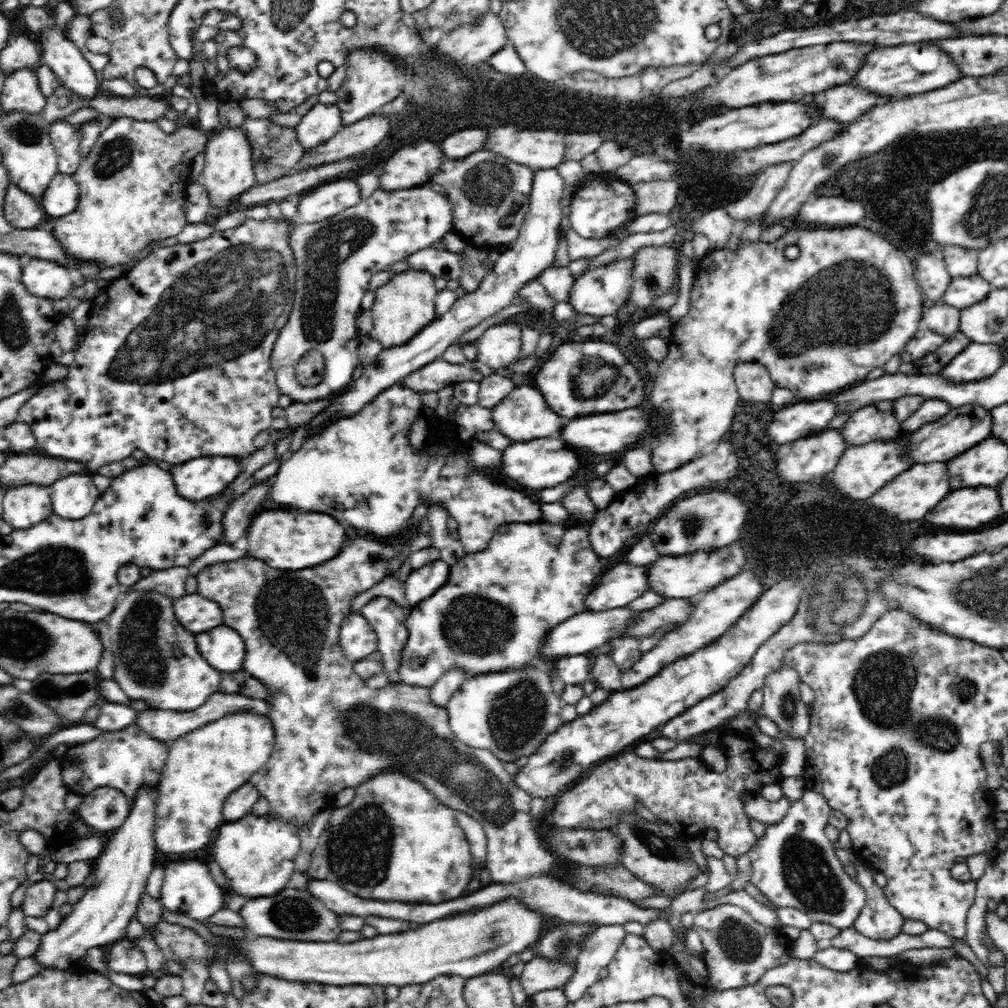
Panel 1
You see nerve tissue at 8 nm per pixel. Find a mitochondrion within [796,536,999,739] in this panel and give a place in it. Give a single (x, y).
(844, 610)

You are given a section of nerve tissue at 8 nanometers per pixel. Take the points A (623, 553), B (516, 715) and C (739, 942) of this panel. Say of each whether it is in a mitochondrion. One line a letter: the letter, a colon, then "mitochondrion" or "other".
A: other
B: mitochondrion
C: mitochondrion

